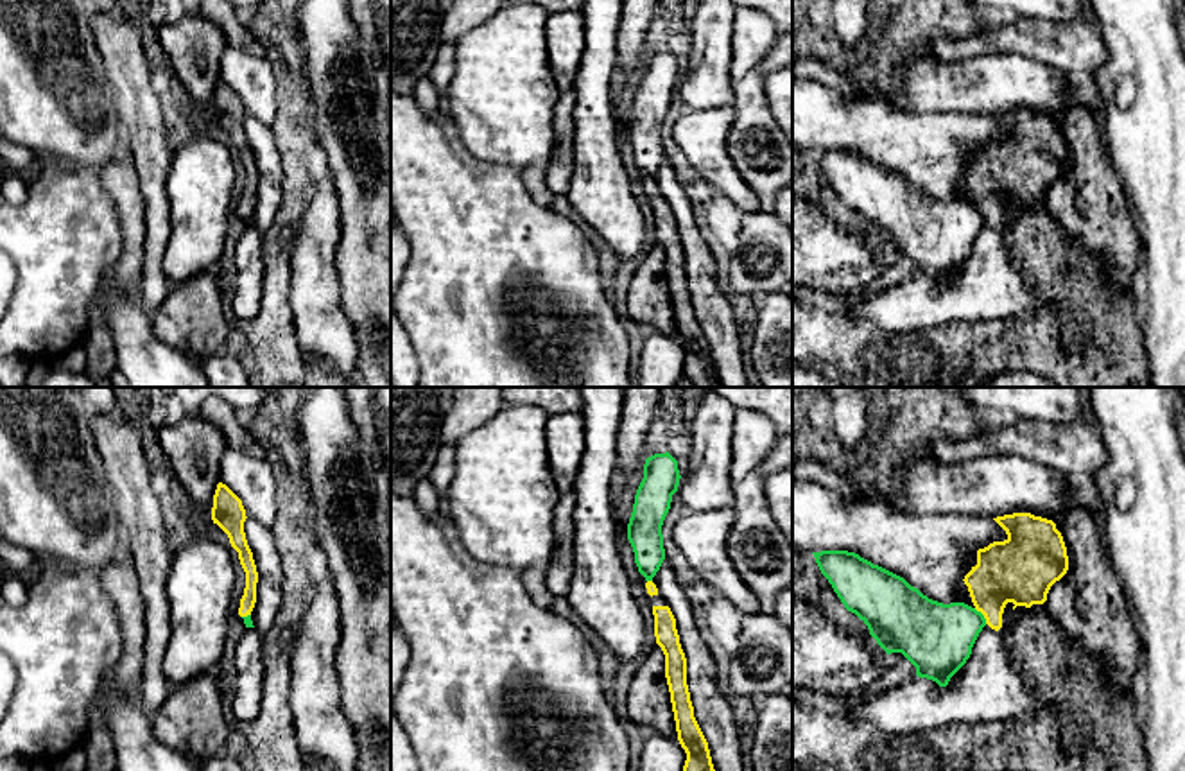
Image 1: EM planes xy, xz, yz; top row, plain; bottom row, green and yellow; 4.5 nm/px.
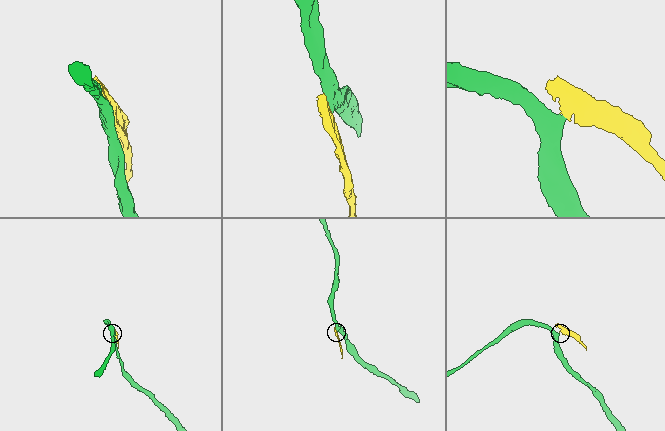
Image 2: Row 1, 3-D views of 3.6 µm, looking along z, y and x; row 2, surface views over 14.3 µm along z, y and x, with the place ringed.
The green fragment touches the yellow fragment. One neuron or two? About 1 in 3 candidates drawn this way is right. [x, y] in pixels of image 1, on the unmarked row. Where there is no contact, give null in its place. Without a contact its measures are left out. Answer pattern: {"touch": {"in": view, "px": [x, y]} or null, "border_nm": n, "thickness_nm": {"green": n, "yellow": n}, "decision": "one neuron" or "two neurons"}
{"touch": {"in": "yz", "px": [983, 214]}, "border_nm": 90, "thickness_nm": {"green": 320, "yellow": 280}, "decision": "two neurons"}

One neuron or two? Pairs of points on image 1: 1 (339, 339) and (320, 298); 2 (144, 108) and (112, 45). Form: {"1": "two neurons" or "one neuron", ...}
{"1": "one neuron", "2": "one neuron"}

